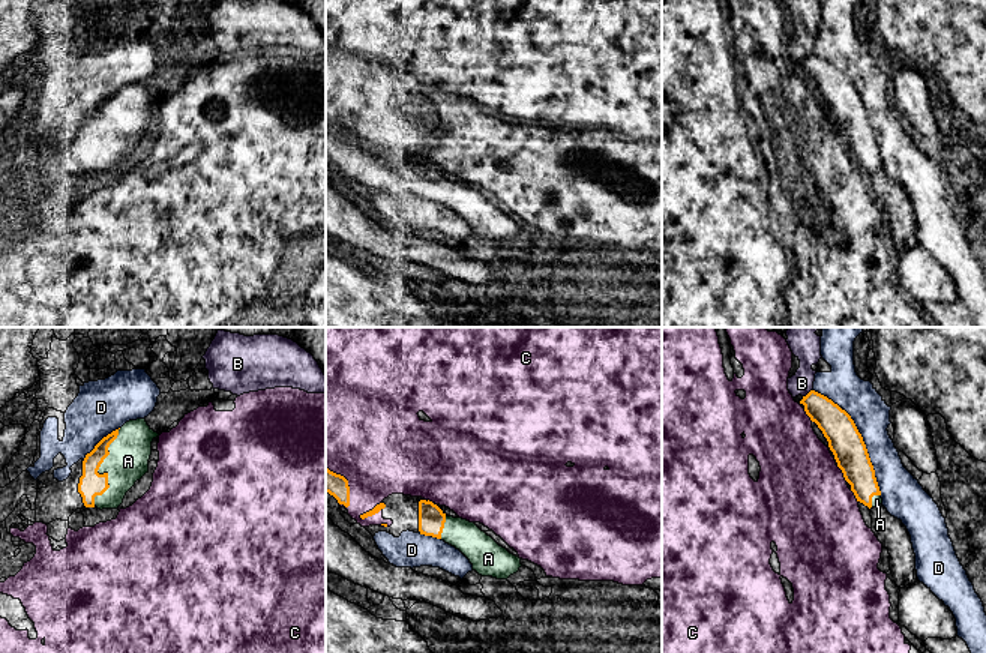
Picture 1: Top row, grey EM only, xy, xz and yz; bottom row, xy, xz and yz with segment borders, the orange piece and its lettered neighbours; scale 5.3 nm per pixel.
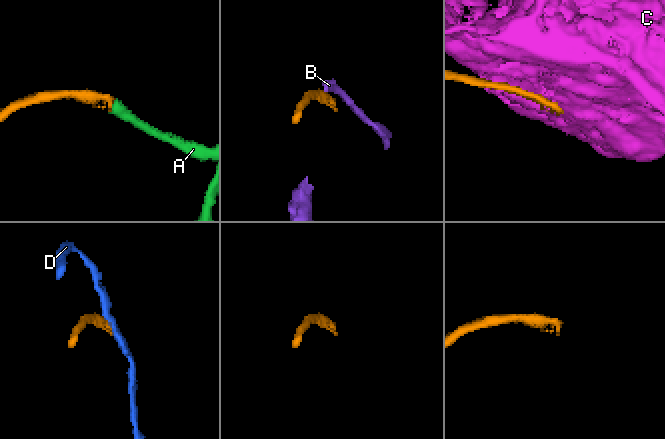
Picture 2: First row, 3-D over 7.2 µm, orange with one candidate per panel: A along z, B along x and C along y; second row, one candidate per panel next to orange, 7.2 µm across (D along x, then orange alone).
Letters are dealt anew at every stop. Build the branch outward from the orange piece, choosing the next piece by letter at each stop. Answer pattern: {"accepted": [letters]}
{"accepted": ["A"]}

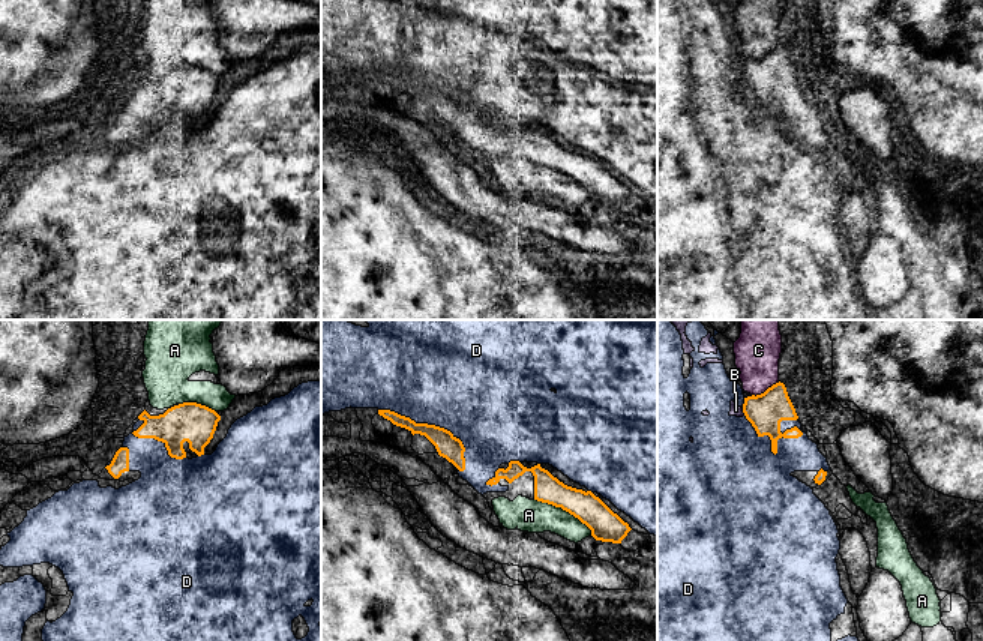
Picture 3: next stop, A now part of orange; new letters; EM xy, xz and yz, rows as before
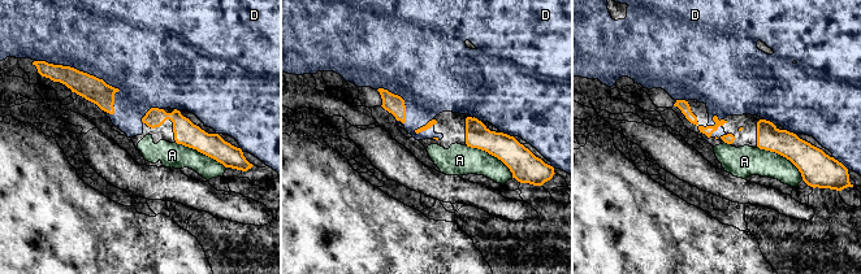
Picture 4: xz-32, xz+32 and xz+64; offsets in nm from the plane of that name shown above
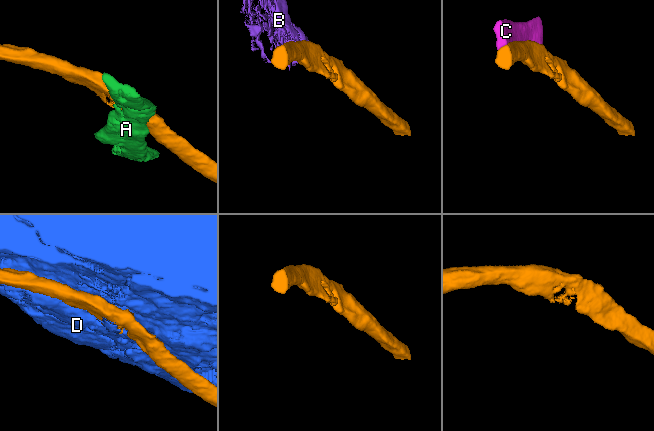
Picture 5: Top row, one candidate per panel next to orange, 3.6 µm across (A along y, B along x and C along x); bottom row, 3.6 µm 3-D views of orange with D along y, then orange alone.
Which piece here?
{"accepted": []}

